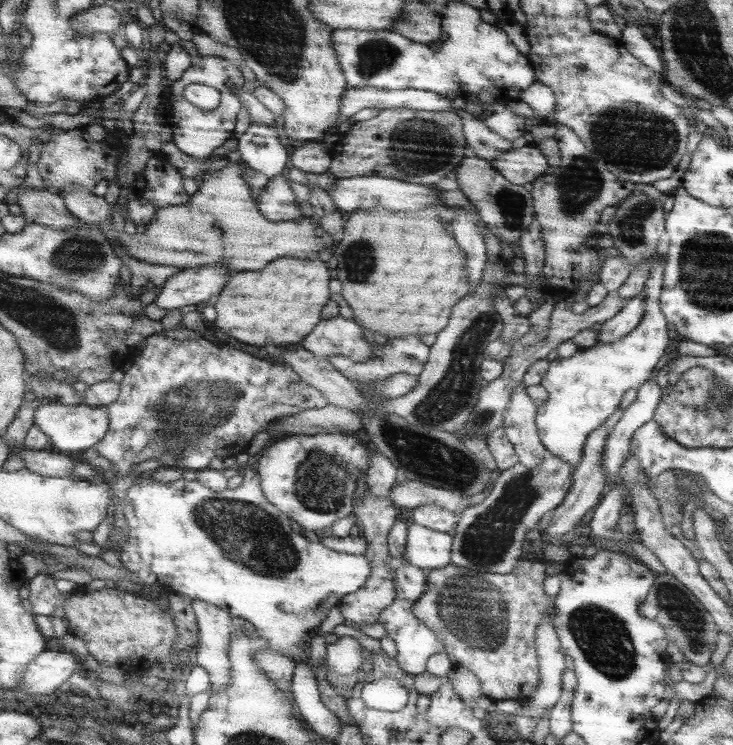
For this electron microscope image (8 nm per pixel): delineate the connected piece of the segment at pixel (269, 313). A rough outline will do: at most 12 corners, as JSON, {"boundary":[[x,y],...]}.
{"boundary":[[321,259],[241,271],[216,326],[253,344],[299,344],[329,300]]}

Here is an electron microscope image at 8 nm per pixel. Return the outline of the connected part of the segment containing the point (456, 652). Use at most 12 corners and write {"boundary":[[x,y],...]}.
{"boundary":[[545,565],[424,571],[413,616],[493,702],[537,686]]}

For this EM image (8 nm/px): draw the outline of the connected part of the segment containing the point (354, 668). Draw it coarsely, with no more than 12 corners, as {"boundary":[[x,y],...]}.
{"boundary":[[337,637],[327,643],[327,671],[359,673],[368,652],[357,639]]}

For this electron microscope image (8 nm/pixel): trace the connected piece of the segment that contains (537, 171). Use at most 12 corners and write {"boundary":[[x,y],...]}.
{"boundary":[[526,144],[489,162],[514,185],[547,171],[544,154]]}

